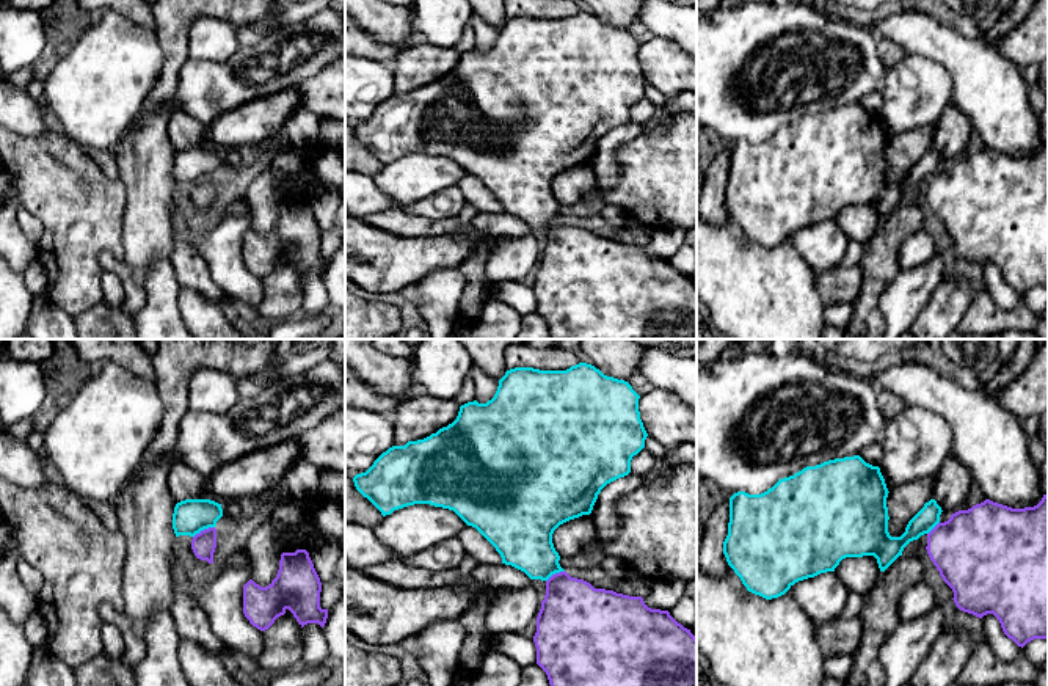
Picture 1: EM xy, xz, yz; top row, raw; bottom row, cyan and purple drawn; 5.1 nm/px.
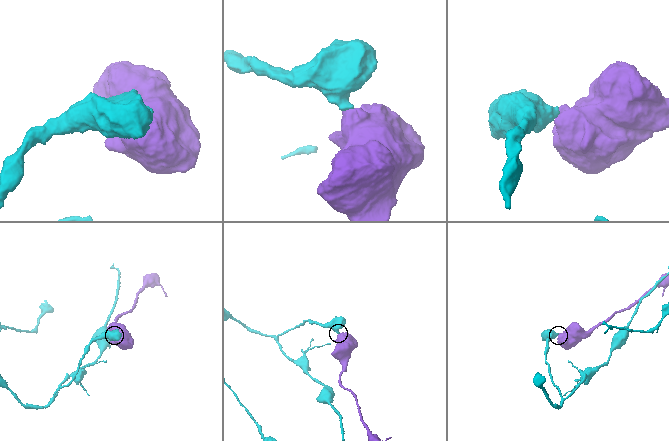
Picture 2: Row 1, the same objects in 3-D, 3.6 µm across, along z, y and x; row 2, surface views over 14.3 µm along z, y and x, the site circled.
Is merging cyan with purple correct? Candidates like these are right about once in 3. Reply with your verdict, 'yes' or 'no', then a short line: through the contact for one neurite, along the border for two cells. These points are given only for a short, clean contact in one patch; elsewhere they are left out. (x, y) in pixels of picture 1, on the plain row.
no; line xy (214, 175), (201, 178), (193, 186)

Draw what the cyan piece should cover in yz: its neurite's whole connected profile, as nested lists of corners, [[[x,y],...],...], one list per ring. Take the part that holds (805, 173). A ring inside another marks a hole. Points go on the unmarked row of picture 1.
[[[860,104],[806,115],[780,127],[761,143],[737,140],[730,146],[723,203],[747,239],[766,248],[784,243],[799,229],[835,220],[846,206],[874,204],[880,220],[885,220],[910,190],[929,182],[940,171],[943,160],[930,148],[908,170],[901,185],[891,185],[888,141],[880,116],[866,111]]]

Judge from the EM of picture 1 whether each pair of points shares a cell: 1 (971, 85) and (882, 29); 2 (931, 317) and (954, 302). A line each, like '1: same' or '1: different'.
1: same
2: same

